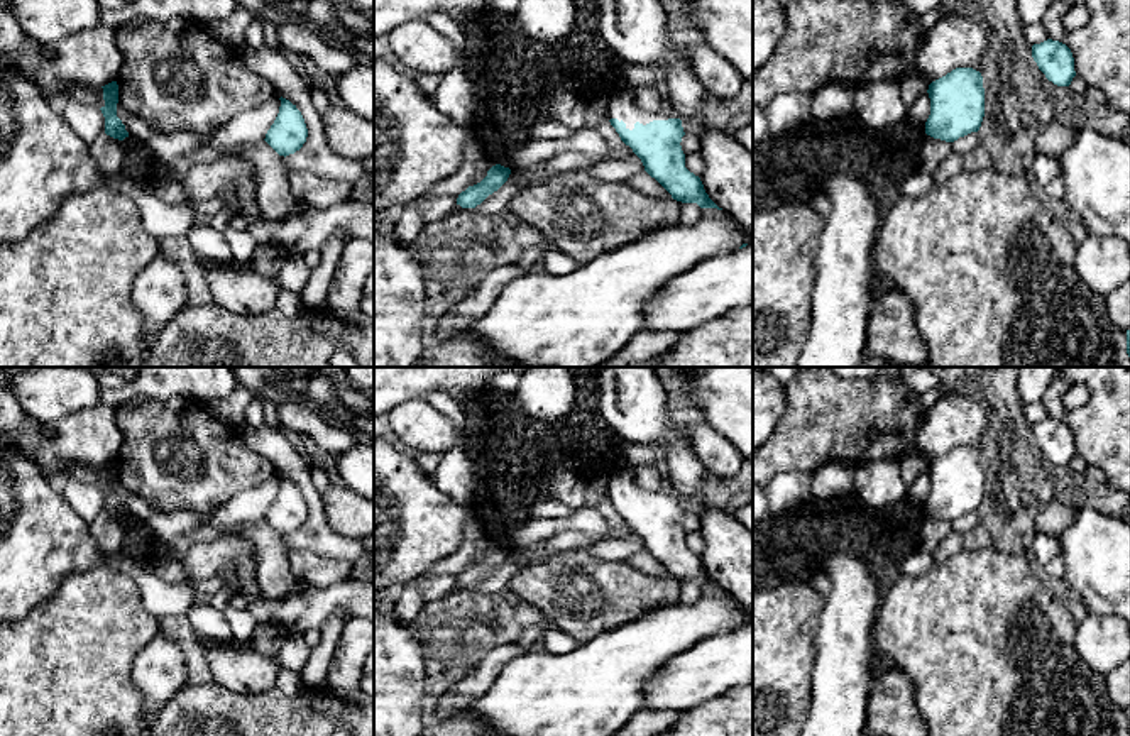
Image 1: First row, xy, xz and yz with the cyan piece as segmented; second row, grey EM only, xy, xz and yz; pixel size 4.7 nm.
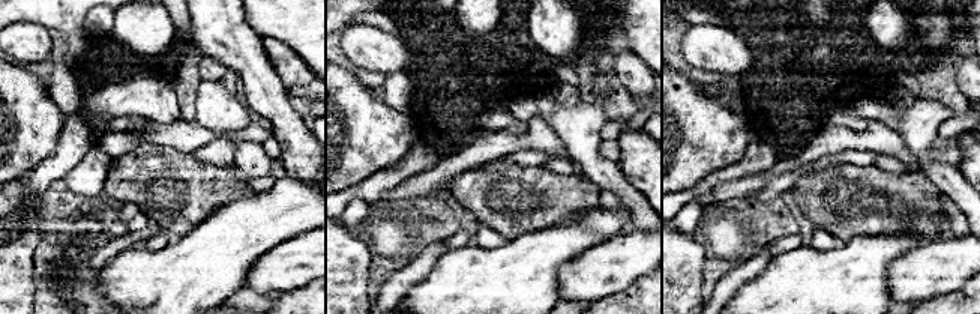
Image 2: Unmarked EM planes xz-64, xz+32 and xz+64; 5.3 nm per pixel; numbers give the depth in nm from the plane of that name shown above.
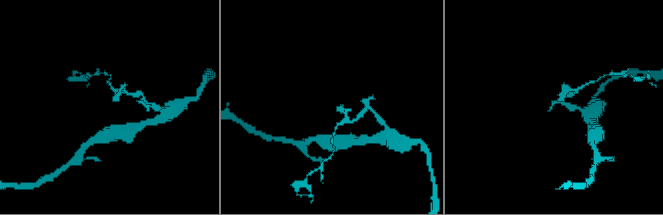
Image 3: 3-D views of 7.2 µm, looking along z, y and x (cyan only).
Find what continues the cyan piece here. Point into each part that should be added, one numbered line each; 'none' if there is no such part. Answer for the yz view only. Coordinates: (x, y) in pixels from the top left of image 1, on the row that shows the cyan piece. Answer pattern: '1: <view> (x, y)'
none

